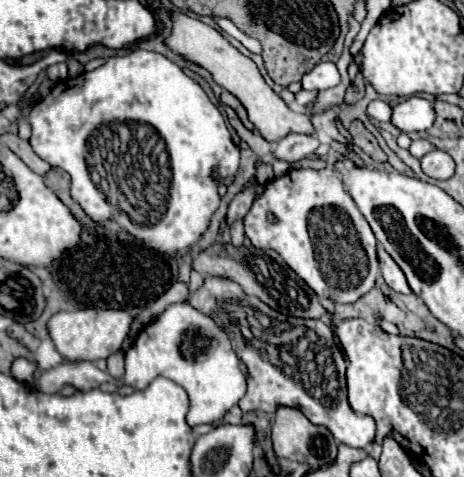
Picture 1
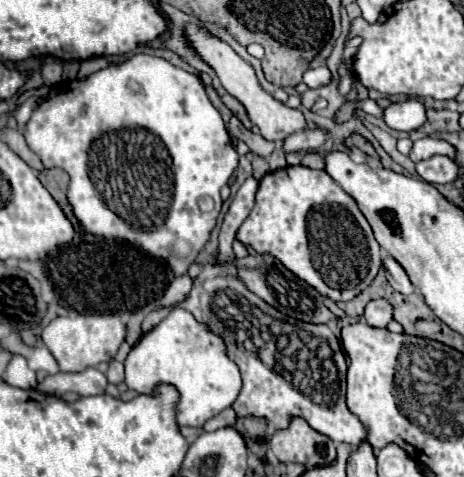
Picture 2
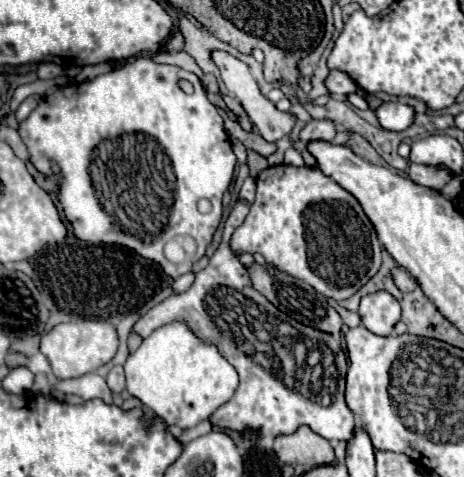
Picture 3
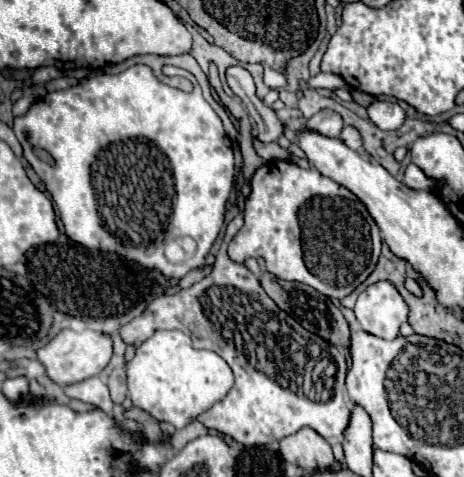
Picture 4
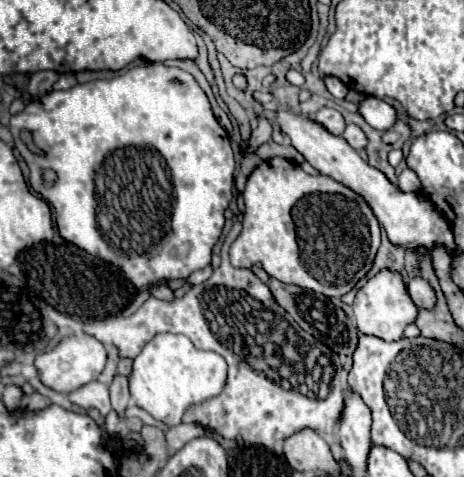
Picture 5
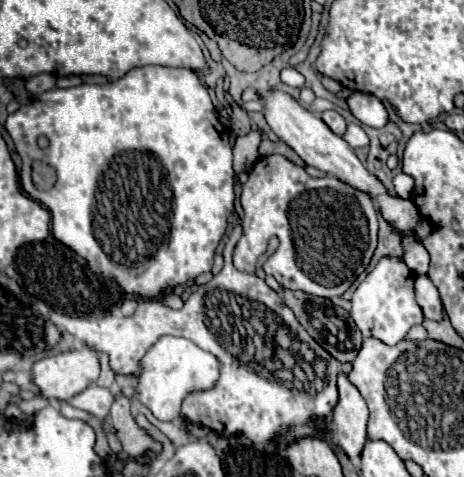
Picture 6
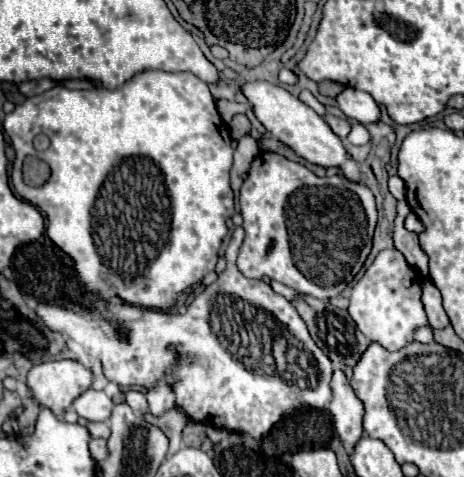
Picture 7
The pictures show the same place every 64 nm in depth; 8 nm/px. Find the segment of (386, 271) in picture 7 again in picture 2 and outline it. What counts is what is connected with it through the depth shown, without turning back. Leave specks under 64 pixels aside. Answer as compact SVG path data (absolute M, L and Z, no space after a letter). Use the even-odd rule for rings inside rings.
M370 300L364 308L364 318L372 328L388 328L388 324L394 320L392 316L392 304L388 300Z

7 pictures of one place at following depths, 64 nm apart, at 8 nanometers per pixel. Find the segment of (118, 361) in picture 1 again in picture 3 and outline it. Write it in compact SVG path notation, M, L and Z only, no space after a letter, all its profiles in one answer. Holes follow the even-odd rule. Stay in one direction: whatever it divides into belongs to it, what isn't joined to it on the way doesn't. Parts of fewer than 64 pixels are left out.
M114 366L106 378L108 382L108 388L114 392L114 394L122 394L122 390L126 388L126 382L124 382L124 370L122 366Z

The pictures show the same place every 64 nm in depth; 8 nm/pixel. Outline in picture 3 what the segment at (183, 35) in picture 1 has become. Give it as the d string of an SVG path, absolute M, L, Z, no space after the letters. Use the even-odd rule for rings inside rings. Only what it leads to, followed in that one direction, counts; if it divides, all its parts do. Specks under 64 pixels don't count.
M214 52L212 56L214 56L214 62L216 62L218 68L220 68L220 74L222 74L222 80L224 80L224 84L226 84L228 92L230 92L236 100L240 100L240 104L242 104L244 110L248 112L250 120L252 120L254 126L258 128L260 136L262 136L264 140L268 140L268 142L276 142L276 140L280 140L282 136L288 136L290 130L292 130L292 126L294 126L294 122L296 122L296 118L294 118L292 114L288 114L288 112L276 110L276 106L274 106L266 96L260 94L258 84L256 84L256 80L254 80L252 74L250 74L250 68L248 68L244 62L240 62L238 58L234 58L234 56L226 54L226 52Z

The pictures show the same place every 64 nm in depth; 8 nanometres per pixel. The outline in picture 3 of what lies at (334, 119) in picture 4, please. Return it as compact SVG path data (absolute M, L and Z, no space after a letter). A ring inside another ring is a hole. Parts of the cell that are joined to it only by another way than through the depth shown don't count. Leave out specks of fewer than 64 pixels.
M324 118L324 120L310 120L302 132L300 140L310 142L310 140L334 140L336 136L336 122Z

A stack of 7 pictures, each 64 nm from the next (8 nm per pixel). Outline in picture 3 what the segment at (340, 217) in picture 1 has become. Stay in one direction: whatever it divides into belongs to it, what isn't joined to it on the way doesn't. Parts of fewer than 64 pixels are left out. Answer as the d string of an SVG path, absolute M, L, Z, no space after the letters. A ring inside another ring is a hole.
M288 164L268 166L256 178L256 200L244 224L232 234L232 252L240 256L242 252L262 254L268 264L280 268L280 272L308 282L316 292L326 298L344 300L350 298L358 288L362 288L380 268L382 244L368 216L364 214L358 200L336 184L332 178L324 176L318 168L296 168Z

